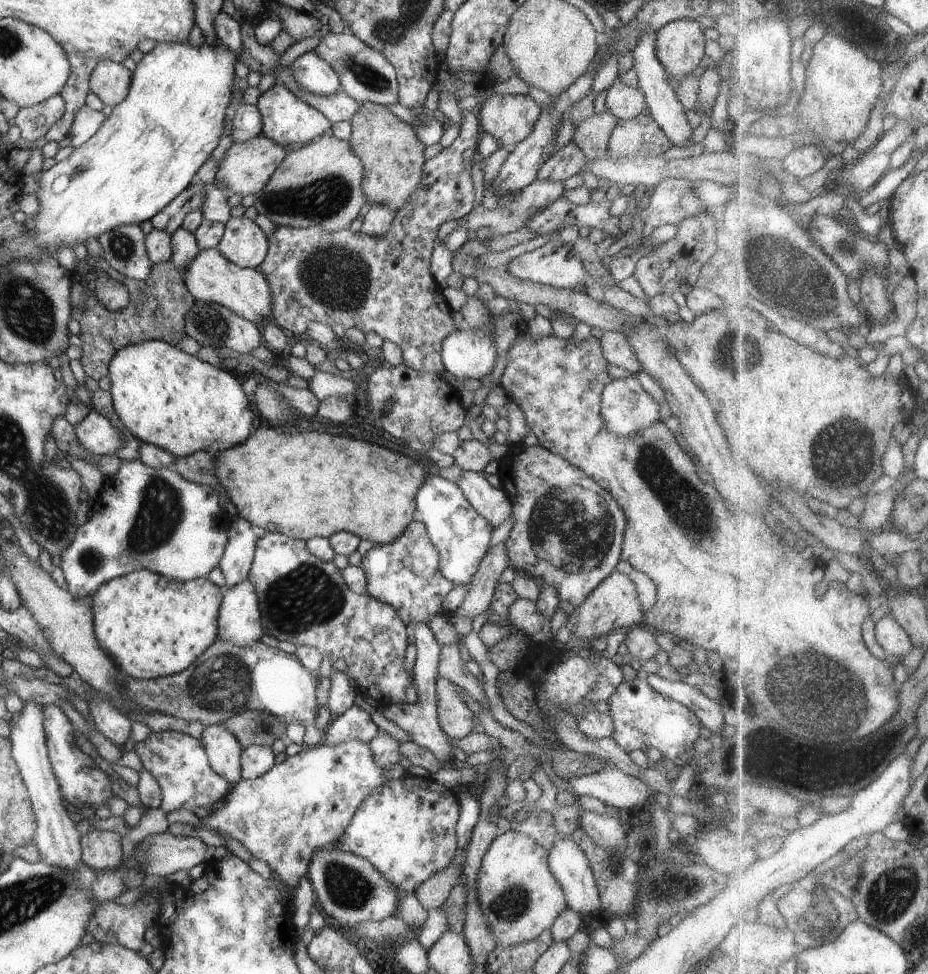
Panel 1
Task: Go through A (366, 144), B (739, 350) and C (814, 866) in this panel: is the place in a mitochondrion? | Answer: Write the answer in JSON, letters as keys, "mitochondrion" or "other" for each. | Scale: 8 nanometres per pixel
{"A":"other","B":"mitochondrion","C":"other"}

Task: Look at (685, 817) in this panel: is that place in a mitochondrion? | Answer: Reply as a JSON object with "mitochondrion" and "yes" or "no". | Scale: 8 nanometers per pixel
{"mitochondrion":"no"}

